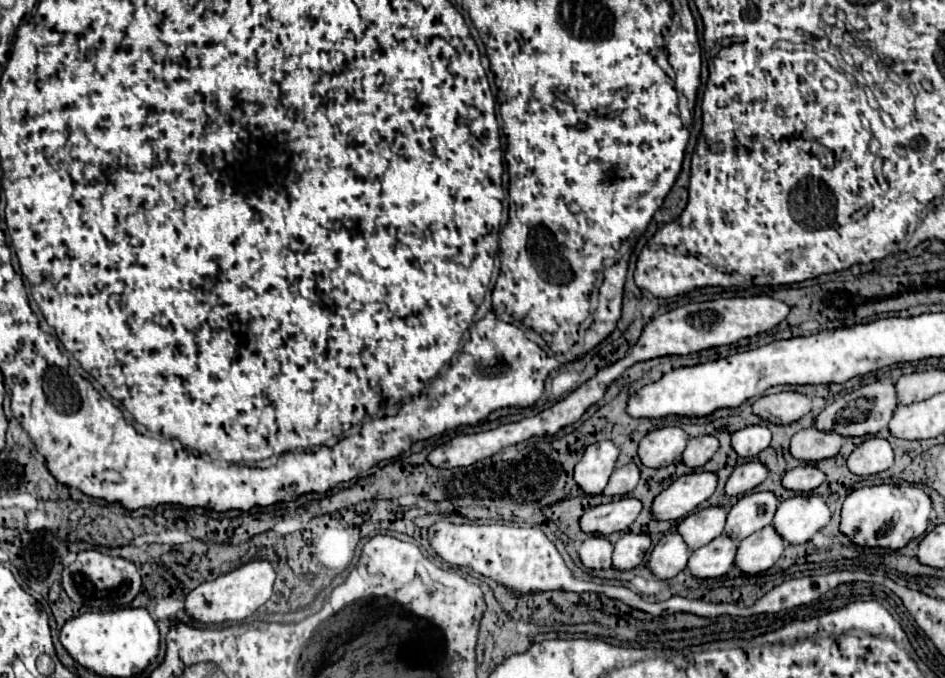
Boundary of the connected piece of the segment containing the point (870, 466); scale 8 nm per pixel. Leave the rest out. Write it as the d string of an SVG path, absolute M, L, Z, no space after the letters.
M871 436L849 454L847 466L857 476L871 476L871 474L879 474L891 468L893 458L895 458L895 452L891 444L883 438Z

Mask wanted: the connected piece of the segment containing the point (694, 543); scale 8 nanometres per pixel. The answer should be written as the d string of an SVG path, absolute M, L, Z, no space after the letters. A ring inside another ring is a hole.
M709 506L705 510L689 514L685 520L679 522L677 532L681 532L683 540L689 544L691 550L697 550L709 544L713 538L723 534L727 520L727 510L721 506Z

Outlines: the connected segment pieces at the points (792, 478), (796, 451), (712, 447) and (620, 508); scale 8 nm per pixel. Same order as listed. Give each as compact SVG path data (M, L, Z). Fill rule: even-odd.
M801 464L783 476L783 484L785 484L785 488L795 490L795 492L811 492L817 486L821 486L825 482L825 478L827 476L819 468L815 468L811 464Z
M815 426L803 428L791 438L791 452L797 460L803 462L819 462L831 458L839 452L843 444L843 436L837 432L823 432Z
M697 436L697 438L689 438L687 448L683 452L683 462L689 468L699 468L705 462L709 462L709 458L717 452L719 448L719 440L715 436Z
M623 496L609 504L587 510L581 518L581 530L591 534L609 536L613 532L625 532L641 514L643 502L631 496Z

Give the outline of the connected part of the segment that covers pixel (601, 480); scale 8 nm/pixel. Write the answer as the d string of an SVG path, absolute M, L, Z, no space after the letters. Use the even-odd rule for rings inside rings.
M601 440L587 446L573 474L575 482L581 486L585 494L595 496L605 490L609 476L615 470L617 456L619 456L619 448L611 440Z

